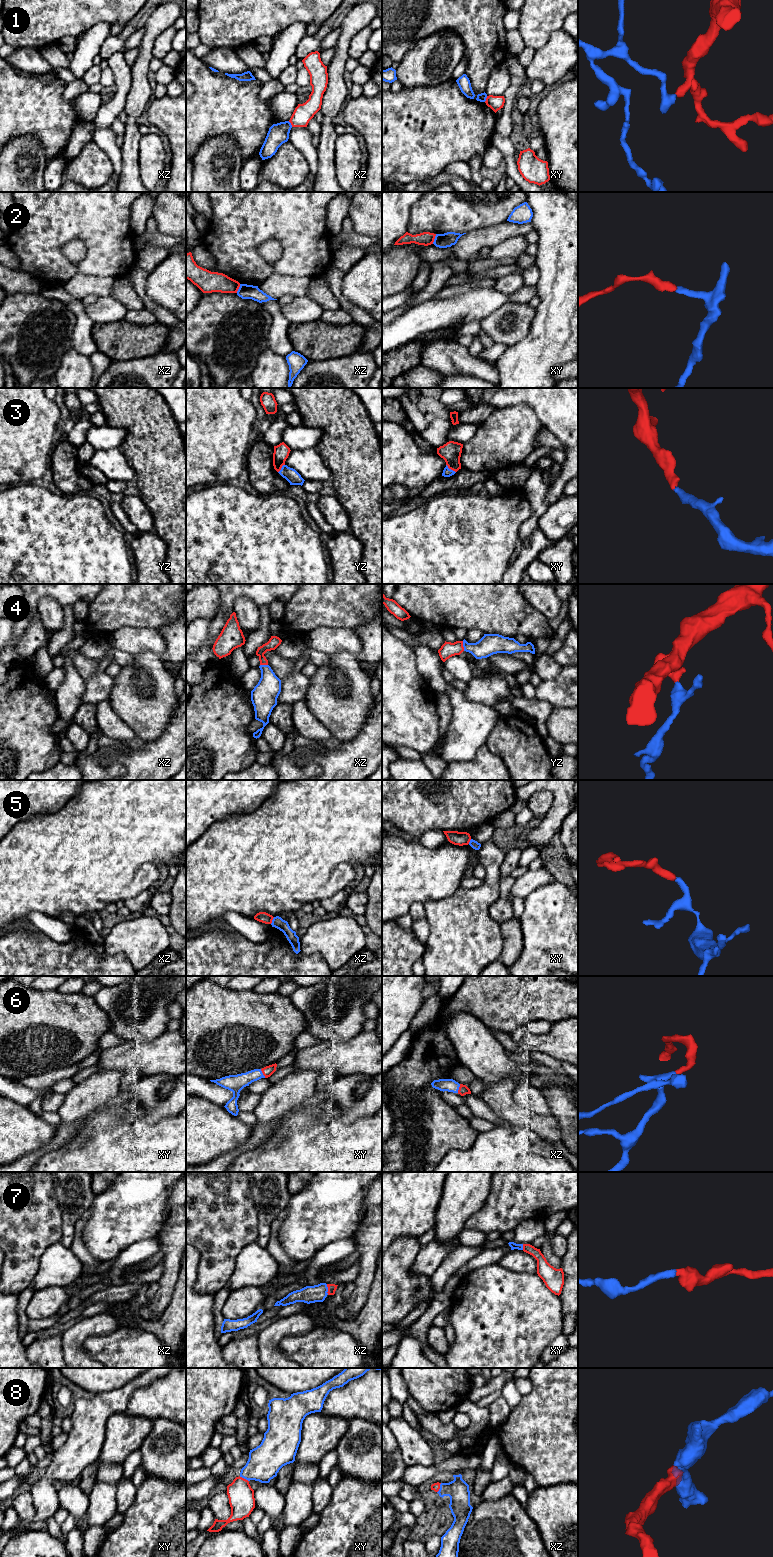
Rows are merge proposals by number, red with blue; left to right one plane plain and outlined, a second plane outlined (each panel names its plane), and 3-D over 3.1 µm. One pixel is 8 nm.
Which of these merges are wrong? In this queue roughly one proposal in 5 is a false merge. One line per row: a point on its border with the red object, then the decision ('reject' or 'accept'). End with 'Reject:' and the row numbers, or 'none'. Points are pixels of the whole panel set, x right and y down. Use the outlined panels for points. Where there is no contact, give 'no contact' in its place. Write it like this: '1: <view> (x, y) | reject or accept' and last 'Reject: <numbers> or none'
1: xz (291, 124) | reject
2: xy (434, 238) | reject
3: xy (450, 468) | accept
4: yz (462, 646) | accept
5: xz (272, 919) | reject
6: xy (262, 1072) | accept
7: xz (328, 1289) | accept
8: xy (243, 1478) | accept
Reject: 1, 2, 5

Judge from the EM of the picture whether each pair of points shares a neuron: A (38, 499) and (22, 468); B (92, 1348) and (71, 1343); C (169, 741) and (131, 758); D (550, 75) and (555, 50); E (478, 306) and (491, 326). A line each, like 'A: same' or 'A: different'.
A: different
B: different
C: same
D: same
E: different

